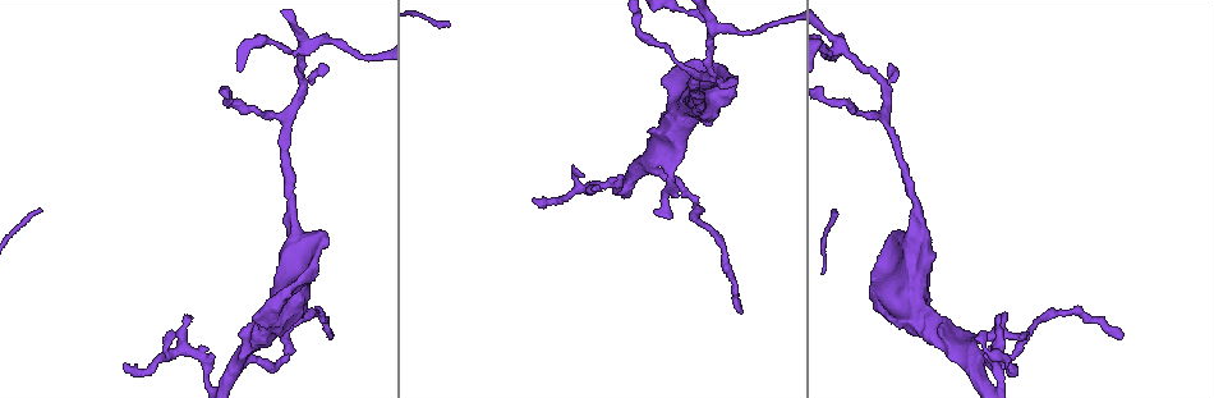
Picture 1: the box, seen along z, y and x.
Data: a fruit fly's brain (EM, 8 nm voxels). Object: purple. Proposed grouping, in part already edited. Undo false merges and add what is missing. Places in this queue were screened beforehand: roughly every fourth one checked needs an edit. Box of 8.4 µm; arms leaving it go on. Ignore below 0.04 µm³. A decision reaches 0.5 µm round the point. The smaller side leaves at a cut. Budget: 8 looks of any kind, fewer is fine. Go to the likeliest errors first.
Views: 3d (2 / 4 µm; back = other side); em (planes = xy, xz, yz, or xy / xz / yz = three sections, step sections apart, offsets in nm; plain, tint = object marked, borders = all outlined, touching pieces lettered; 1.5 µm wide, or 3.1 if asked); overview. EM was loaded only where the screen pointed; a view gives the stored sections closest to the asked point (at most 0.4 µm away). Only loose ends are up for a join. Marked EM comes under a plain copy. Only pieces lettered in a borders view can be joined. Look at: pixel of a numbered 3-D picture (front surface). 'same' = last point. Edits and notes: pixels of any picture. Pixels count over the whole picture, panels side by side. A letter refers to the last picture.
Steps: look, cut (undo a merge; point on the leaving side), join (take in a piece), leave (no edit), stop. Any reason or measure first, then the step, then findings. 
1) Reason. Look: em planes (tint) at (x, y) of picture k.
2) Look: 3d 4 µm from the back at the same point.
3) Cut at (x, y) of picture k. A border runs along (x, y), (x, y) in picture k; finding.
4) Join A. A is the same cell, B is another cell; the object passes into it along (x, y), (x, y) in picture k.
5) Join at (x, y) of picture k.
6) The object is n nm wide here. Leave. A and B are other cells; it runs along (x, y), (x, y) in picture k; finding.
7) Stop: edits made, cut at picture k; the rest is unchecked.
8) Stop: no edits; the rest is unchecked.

Narrows sharply. Look: em xz step 4 (tint) at (300, 45) of picture 1.

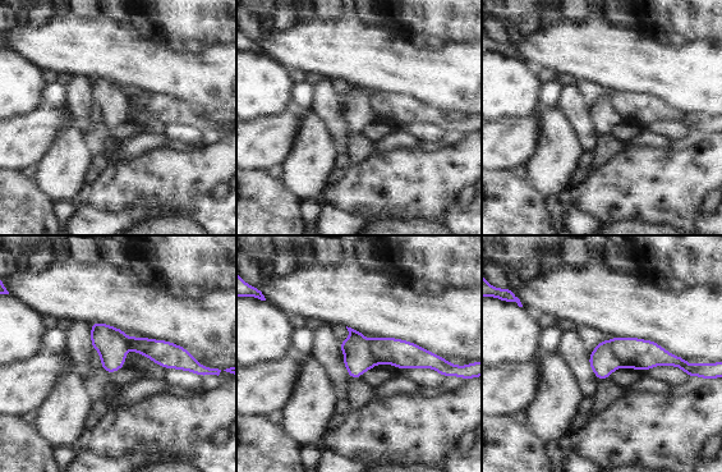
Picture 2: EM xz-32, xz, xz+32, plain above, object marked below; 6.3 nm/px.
Look: em planes (borders) at the same point.

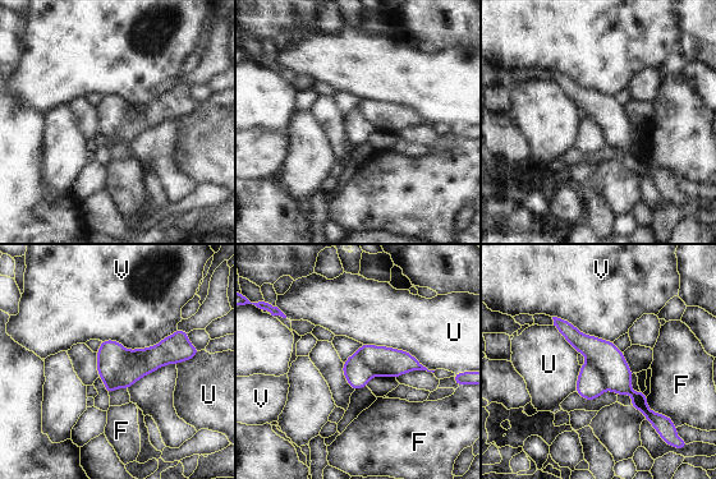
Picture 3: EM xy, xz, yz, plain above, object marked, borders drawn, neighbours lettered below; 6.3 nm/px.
Cut at (137, 363) of picture 3. F, U and V are other cells; a border runs along (128, 350), (114, 381), (106, 386) in picture 3; a second neuron is stuck on.

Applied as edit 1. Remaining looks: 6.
Look: overview.

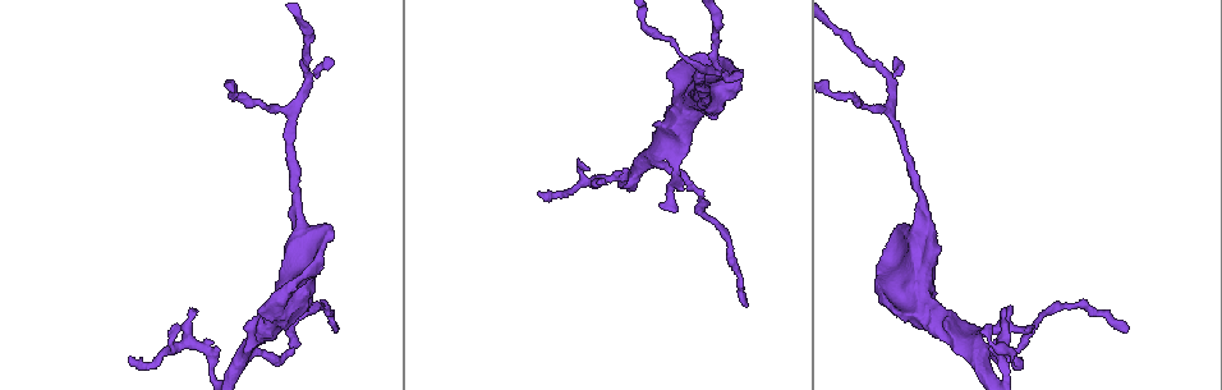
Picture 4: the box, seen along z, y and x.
Branch point. Look: 3d 2 µm at (288, 115) of picture 4.

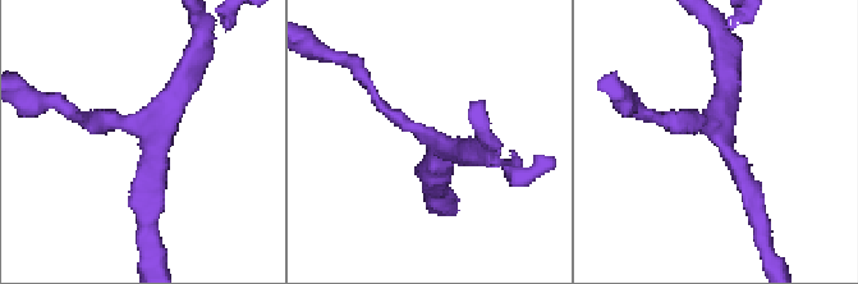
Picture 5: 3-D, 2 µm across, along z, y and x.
Look: em planes (borders) at (150, 147) of picture 5.

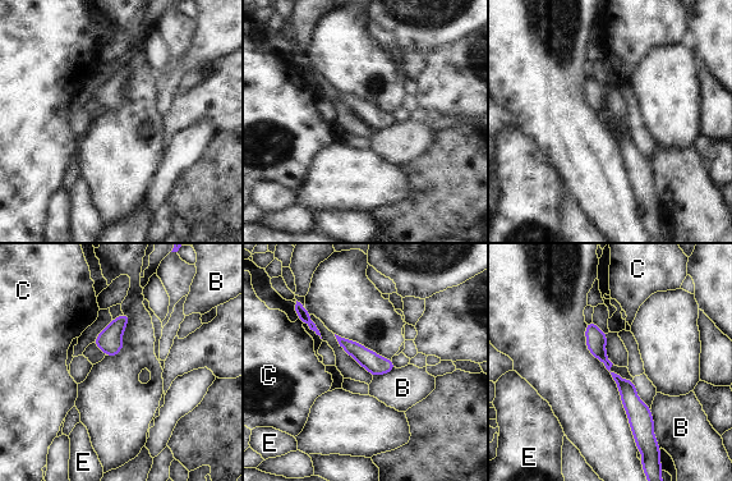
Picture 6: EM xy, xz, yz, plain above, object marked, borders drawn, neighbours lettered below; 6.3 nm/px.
Leave. B, C and E are other cells; a border runs along (650, 408), (657, 441) in picture 6; one neuron here.

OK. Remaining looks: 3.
Stop: edits made, cut at picture 3; the rest is unchecked.

